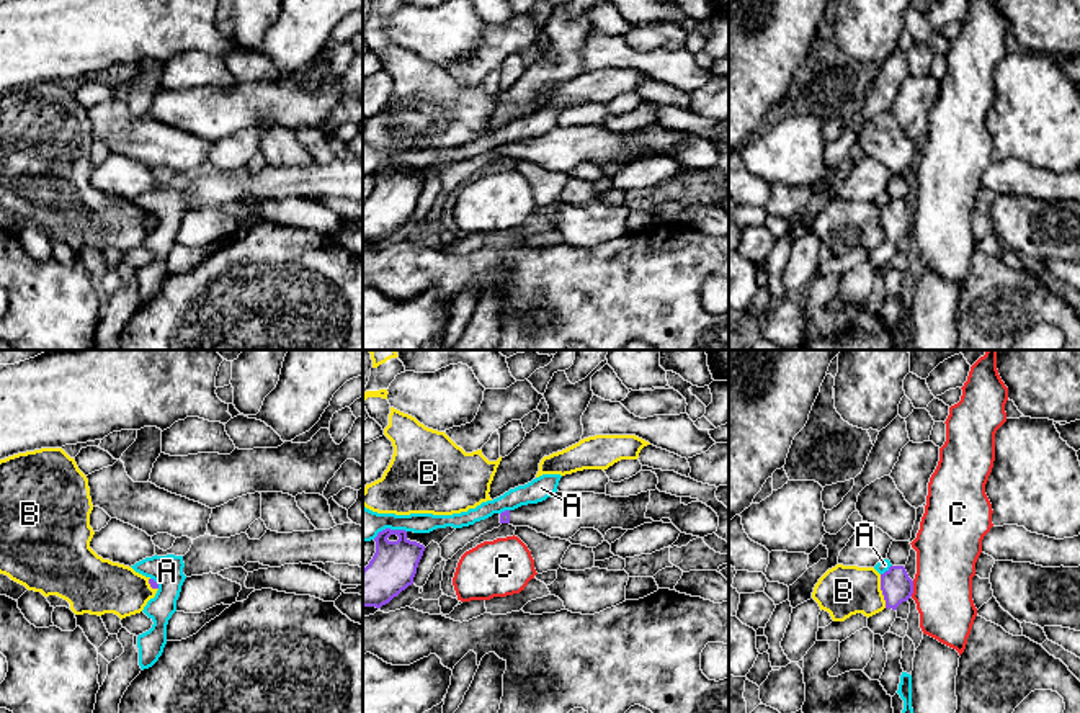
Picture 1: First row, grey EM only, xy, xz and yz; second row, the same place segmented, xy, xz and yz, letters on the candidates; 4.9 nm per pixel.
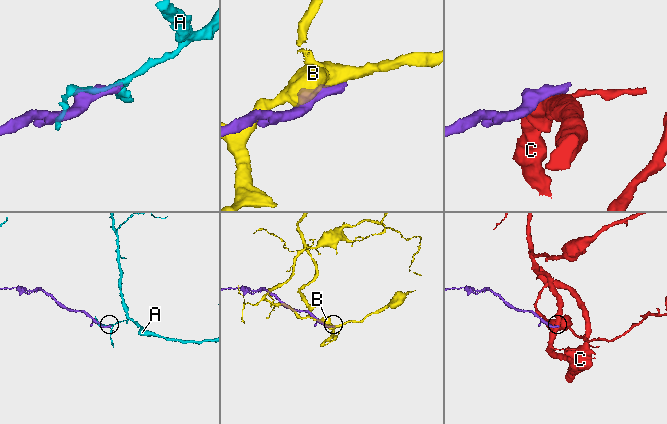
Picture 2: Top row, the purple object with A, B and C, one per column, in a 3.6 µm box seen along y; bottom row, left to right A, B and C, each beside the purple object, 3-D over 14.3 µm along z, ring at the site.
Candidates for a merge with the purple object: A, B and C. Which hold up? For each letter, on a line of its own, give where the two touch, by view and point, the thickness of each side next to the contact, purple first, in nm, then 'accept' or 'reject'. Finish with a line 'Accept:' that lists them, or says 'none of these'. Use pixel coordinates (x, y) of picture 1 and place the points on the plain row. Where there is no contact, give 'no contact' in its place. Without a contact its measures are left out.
A: contact yz (886, 205); calibres 150 and 60 nm; reject
B: contact yz (881, 223); calibres 150 and 260 nm; reject
C: contact yz (912, 223); calibres 150 and 300 nm; reject
Accept: none of these

